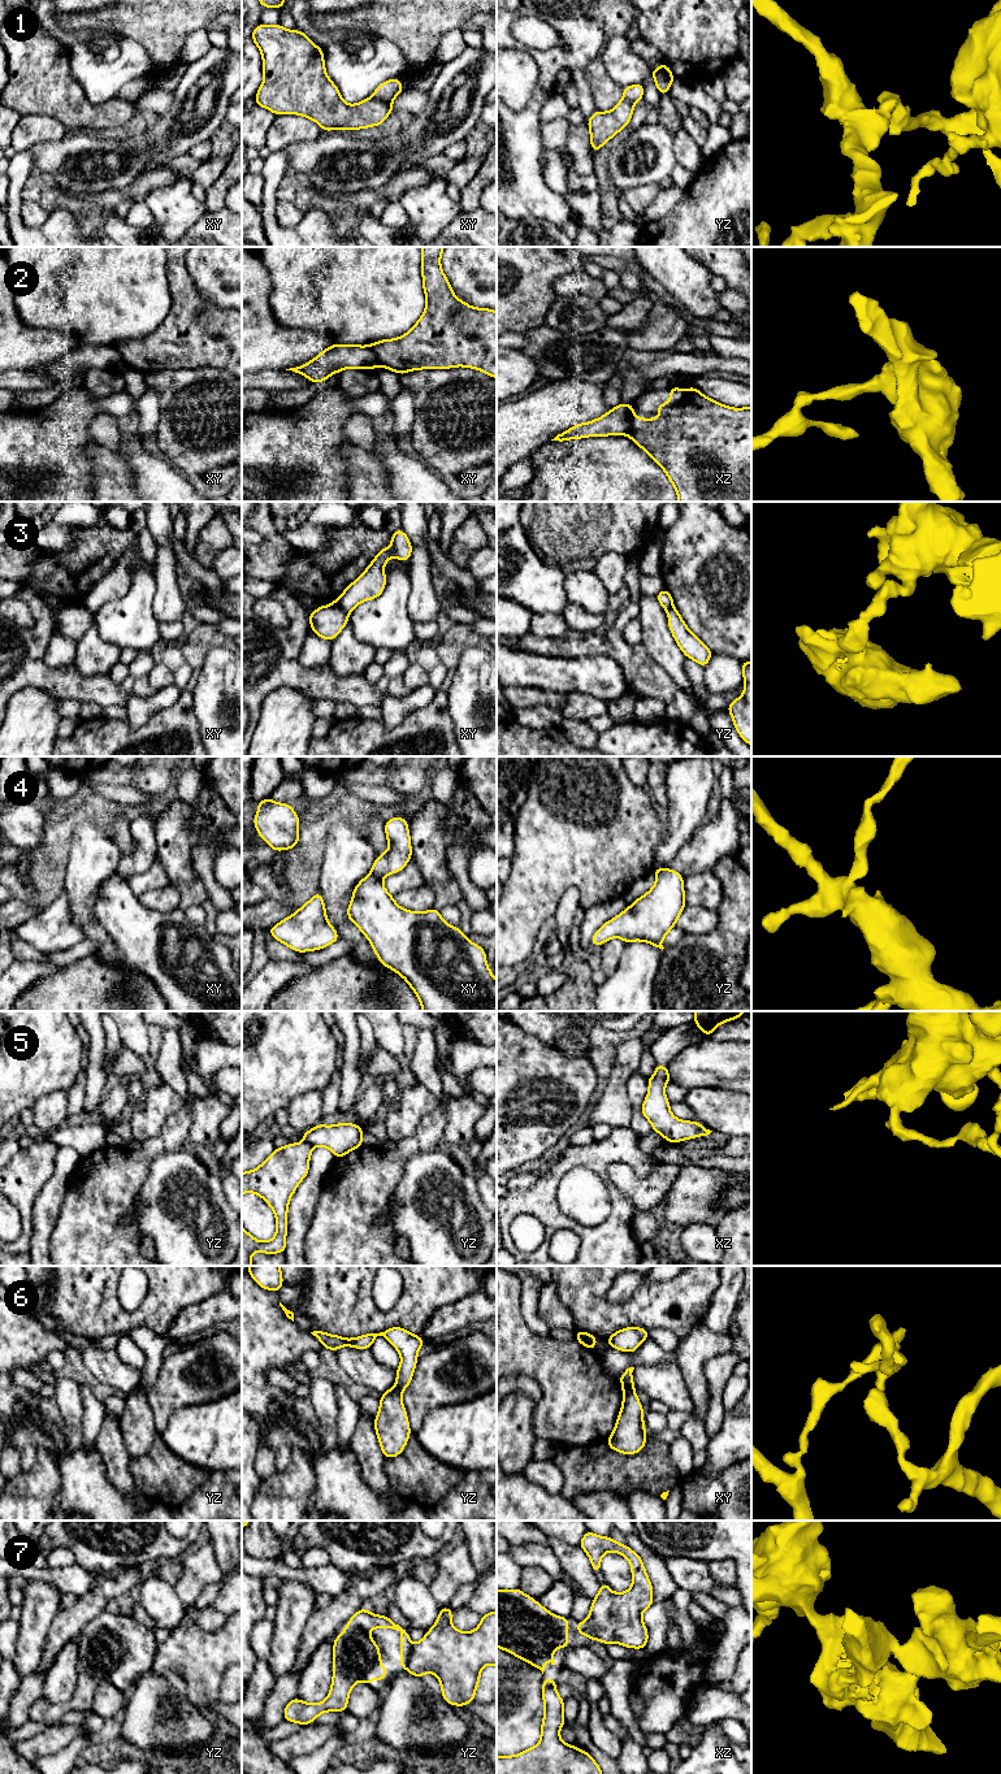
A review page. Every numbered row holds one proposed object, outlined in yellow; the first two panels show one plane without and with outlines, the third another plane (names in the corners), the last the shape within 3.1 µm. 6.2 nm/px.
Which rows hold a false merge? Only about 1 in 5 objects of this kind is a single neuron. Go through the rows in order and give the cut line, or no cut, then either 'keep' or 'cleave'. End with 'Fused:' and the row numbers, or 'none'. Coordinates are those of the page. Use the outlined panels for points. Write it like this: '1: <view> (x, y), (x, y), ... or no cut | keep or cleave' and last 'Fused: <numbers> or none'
1: xy (372, 96), (390, 103) | cleave
2: xz (629, 406), (631, 413), (627, 434) | cleave
3: xy (333, 603), (347, 614) | cleave
4: xy (371, 871), (381, 880) | cleave
5: xz (653, 1075), (659, 1071), (667, 1081) | cleave
6: xy (623, 1386), (633, 1391) | cleave
7: yz (412, 1647), (404, 1668) | cleave
Fused: 1, 2, 3, 4, 5, 6, 7

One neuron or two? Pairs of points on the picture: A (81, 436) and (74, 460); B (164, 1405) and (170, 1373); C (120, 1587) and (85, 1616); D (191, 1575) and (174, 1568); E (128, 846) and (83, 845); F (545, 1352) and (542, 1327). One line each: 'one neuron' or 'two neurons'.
A: one neuron
B: one neuron
C: one neuron
D: two neurons
E: two neurons
F: two neurons

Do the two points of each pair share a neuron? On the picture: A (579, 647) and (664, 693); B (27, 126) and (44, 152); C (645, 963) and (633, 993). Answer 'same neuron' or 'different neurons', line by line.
A: same neuron
B: different neurons
C: same neuron

